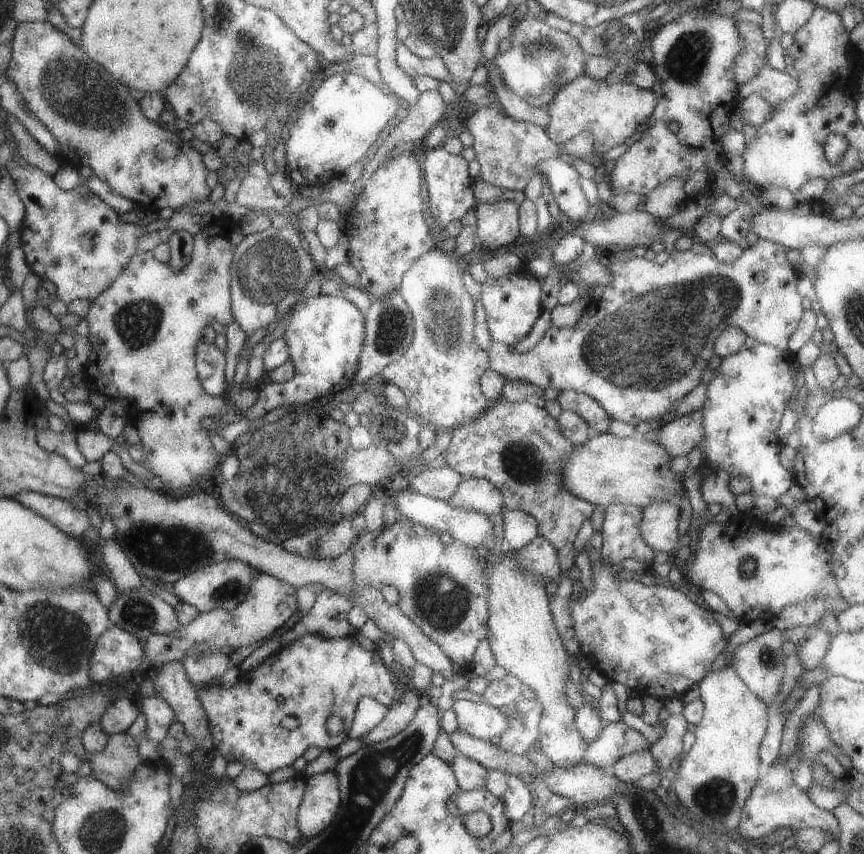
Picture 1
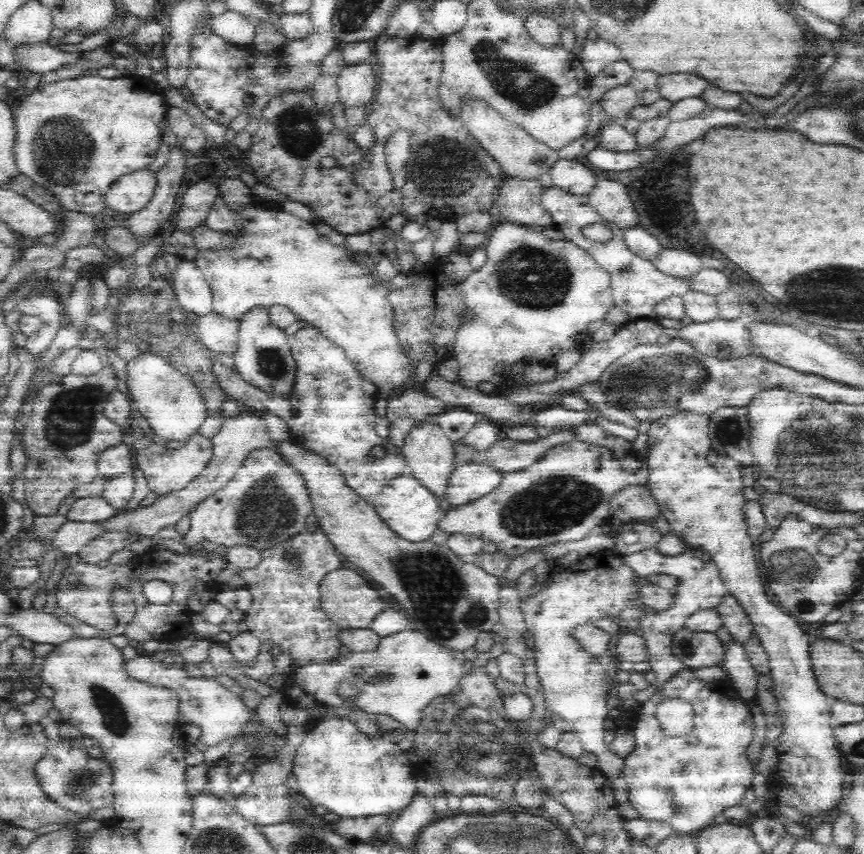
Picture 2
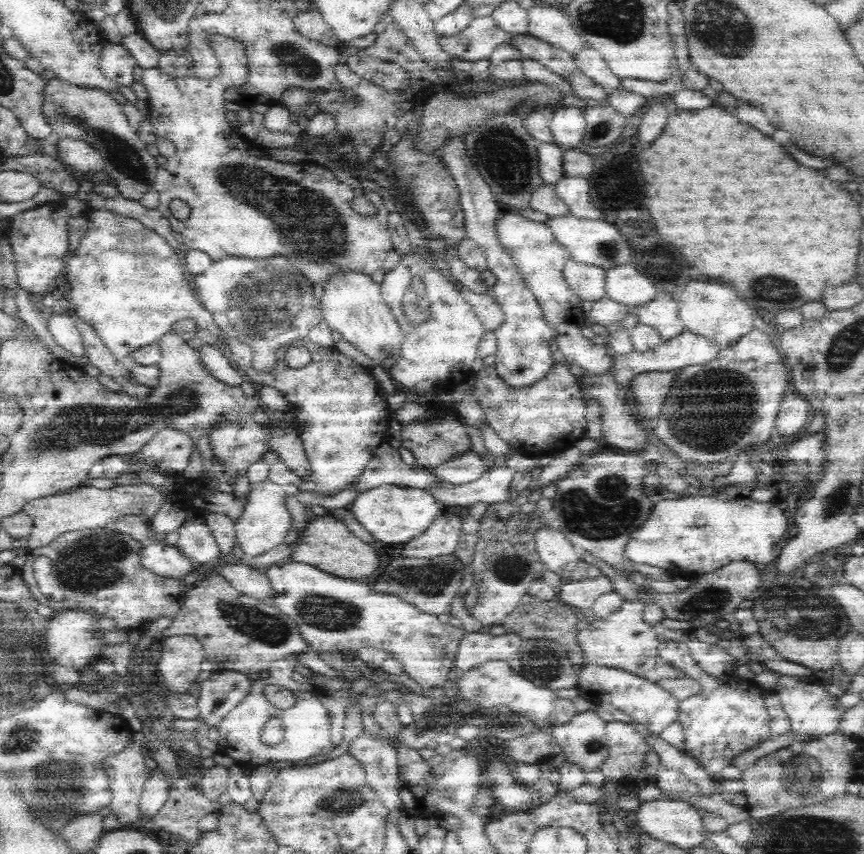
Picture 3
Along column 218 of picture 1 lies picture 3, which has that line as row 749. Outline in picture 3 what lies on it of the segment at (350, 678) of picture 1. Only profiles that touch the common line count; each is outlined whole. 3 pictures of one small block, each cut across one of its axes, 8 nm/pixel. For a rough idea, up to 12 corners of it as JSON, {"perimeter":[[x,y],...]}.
{"perimeter":[[685,644],[665,662],[702,683],[679,702],[685,750],[719,783],[722,768],[772,734],[754,679],[700,671]]}

